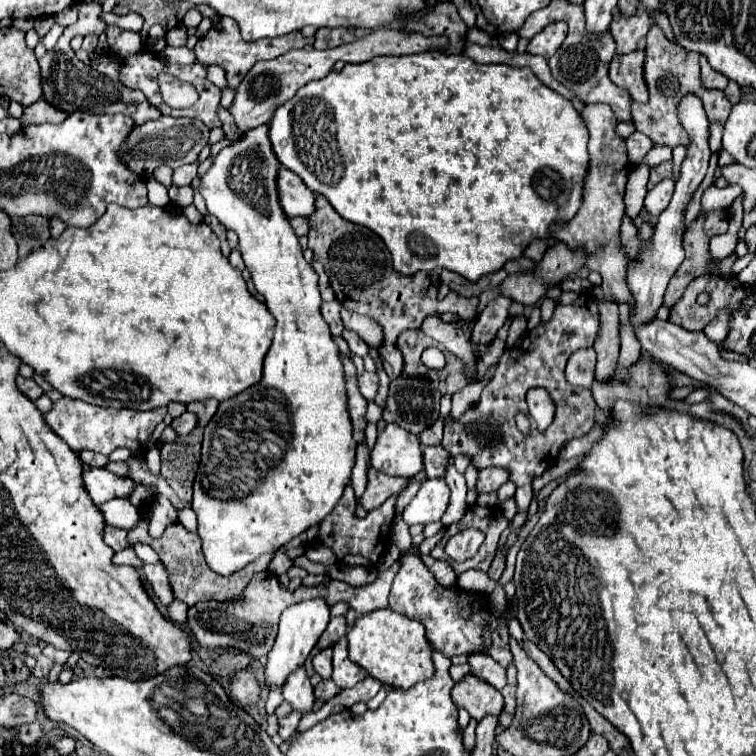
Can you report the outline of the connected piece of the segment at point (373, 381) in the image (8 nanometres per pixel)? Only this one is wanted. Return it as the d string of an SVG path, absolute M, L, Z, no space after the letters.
M364 373L358 377L358 387L360 387L360 393L368 399L368 401L374 401L376 393L378 393L378 375L372 375L372 373Z

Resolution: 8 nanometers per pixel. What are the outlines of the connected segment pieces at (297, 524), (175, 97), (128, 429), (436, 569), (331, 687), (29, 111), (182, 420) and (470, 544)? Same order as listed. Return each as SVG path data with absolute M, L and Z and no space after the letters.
M268 123L246 131L240 139L236 139L234 143L230 143L228 147L224 147L216 159L212 161L212 167L208 169L208 173L202 177L202 185L200 185L200 193L206 199L206 207L208 213L218 217L218 221L226 227L226 229L234 229L238 233L240 239L240 253L242 259L246 263L246 267L252 273L252 281L256 285L256 291L264 297L270 313L276 319L274 325L274 343L264 359L264 377L258 385L246 389L242 395L236 395L234 399L222 401L216 415L212 417L212 421L204 427L204 441L202 441L202 459L200 459L200 467L196 473L196 481L194 481L194 501L192 501L192 509L198 515L198 535L202 539L202 551L206 557L206 563L210 565L210 569L214 569L220 575L230 575L234 571L240 571L242 567L246 567L250 561L254 561L258 555L262 553L272 553L276 551L280 545L288 543L290 539L294 539L296 535L304 533L306 529L318 525L338 503L338 499L342 497L342 491L346 487L346 483L350 481L350 473L354 467L354 455L356 455L356 441L352 437L352 421L350 421L350 413L348 413L348 395L346 395L346 383L344 383L344 367L342 367L342 355L332 339L332 333L328 329L328 323L324 321L322 313L320 313L320 293L318 293L318 275L314 273L312 265L306 263L304 255L302 255L302 247L298 243L298 237L290 225L290 219L286 217L282 205L280 205L280 197L278 197L278 169L280 169L280 161L270 145L270 137L268 137Z
M168 73L158 75L158 85L160 85L160 93L162 93L164 101L170 107L190 107L198 101L198 93L194 87L178 81L176 77L172 77Z
M62 397L54 403L52 411L44 415L46 423L52 427L52 431L62 437L72 451L80 453L82 449L90 449L94 453L110 455L118 447L130 449L130 457L144 461L148 447L150 447L150 437L154 427L164 419L166 407L154 409L154 411L130 411L130 409L106 409L98 405L90 405L80 399L68 399Z
M424 555L424 563L436 575L436 579L442 587L454 587L456 585L456 573L448 561L436 561L430 555Z
M324 679L324 681L320 681L320 683L314 687L314 695L316 695L318 699L324 699L324 701L332 699L332 697L338 695L338 693L340 693L340 687L338 687L332 679Z
M42 99L42 101L26 107L20 121L22 121L22 125L26 125L26 123L60 123L66 117L68 117L66 111L52 107L46 99Z
M188 411L172 421L172 429L174 429L178 435L188 435L194 427L196 427L196 415L194 415L194 413L188 413Z
M466 529L458 535L451 537L446 544L445 552L449 558L456 562L464 562L470 559L478 551L484 535L478 529Z

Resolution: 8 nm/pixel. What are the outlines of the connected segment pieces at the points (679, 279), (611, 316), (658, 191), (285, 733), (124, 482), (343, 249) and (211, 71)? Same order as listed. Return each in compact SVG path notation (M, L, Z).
M688 227L686 229L686 235L684 235L686 259L668 283L668 289L664 295L666 309L672 309L678 303L678 299L682 299L688 283L694 277L708 273L708 265L712 261L710 251L708 251L708 243L710 243L710 231L706 231L702 227Z
M594 289L596 299L600 301L602 315L602 331L598 333L598 343L594 343L594 351L598 353L596 363L596 379L608 379L614 373L620 351L620 335L618 335L618 305L602 303L602 291Z
M662 179L652 191L648 191L644 201L644 209L648 211L648 215L658 217L668 207L672 193L674 193L674 179Z
M292 711L288 717L284 717L284 719L280 719L280 737L284 739L284 741L288 741L294 733L296 733L296 727L298 727L298 723L300 723L300 719L302 719L302 715L298 713L298 711Z
M90 469L84 473L84 485L92 501L96 505L102 505L114 497L130 499L138 483L130 477L120 477L106 469Z
M322 195L316 197L316 203L318 211L314 217L310 217L308 233L308 247L314 251L314 261L320 261L324 265L330 285L342 307L362 313L382 325L384 329L384 347L380 347L380 355L384 357L382 365L390 381L396 381L404 369L404 359L396 347L396 339L404 329L420 327L428 315L434 315L438 311L436 293L442 269L436 269L432 273L418 271L414 275L398 273L392 267L390 251L386 249L384 241L376 237L376 233L342 219Z
M208 65L208 79L218 85L218 87L226 87L226 79L224 79L224 69L218 65Z

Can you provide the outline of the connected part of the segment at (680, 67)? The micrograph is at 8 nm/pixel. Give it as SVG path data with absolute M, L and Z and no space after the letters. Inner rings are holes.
M652 25L652 29L648 31L644 75L646 75L646 83L648 83L648 91L650 91L650 101L646 105L632 107L632 117L634 117L634 127L638 131L642 131L644 135L648 135L656 145L676 147L676 145L686 143L686 131L678 123L678 117L676 117L676 111L674 111L678 99L686 93L694 93L704 101L704 107L706 107L710 121L722 121L724 123L726 115L730 115L730 111L732 111L732 105L726 99L724 91L706 89L702 85L698 59L700 59L700 55L696 51L684 51L676 43L668 41L658 25Z

